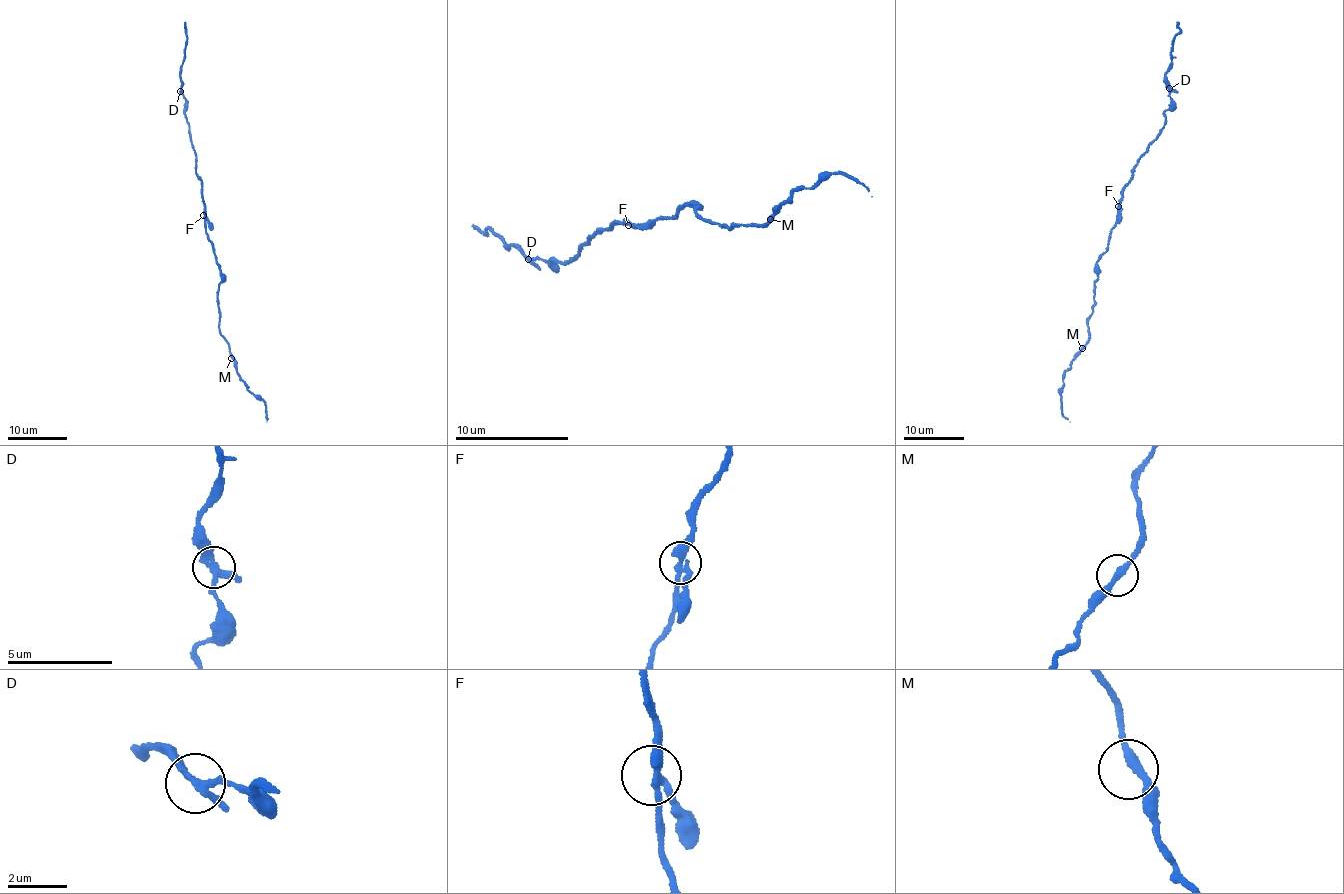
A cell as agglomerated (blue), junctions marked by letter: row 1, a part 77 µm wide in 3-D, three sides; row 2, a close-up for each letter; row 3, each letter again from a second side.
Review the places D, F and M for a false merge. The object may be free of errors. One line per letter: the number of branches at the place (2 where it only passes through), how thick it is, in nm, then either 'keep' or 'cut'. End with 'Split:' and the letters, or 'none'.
D: 3 branches meet; 240 nm thick; keep
F: 3 branches meet; 280 nm thick; keep
M: 2 branches meet; 280 nm thick; keep
Split: none

